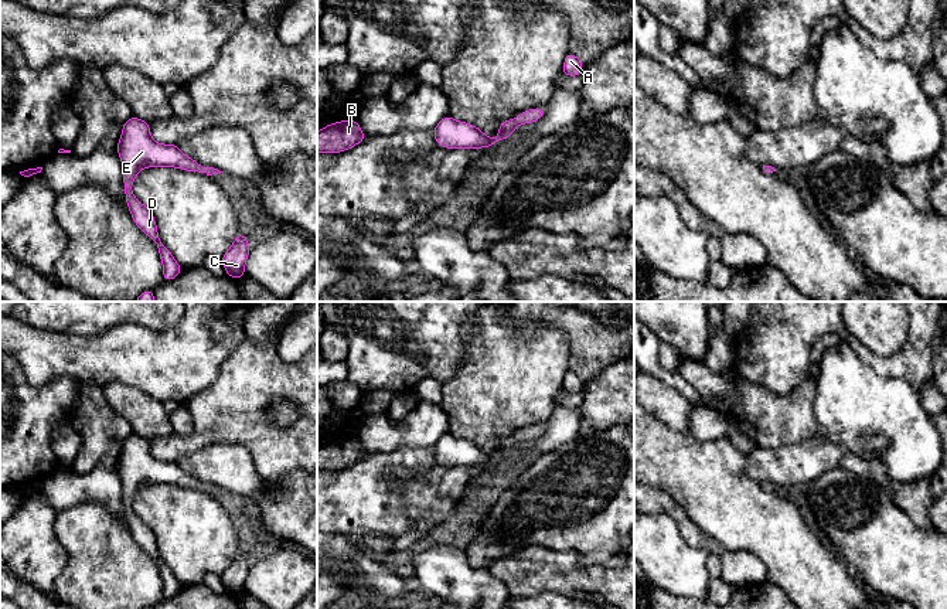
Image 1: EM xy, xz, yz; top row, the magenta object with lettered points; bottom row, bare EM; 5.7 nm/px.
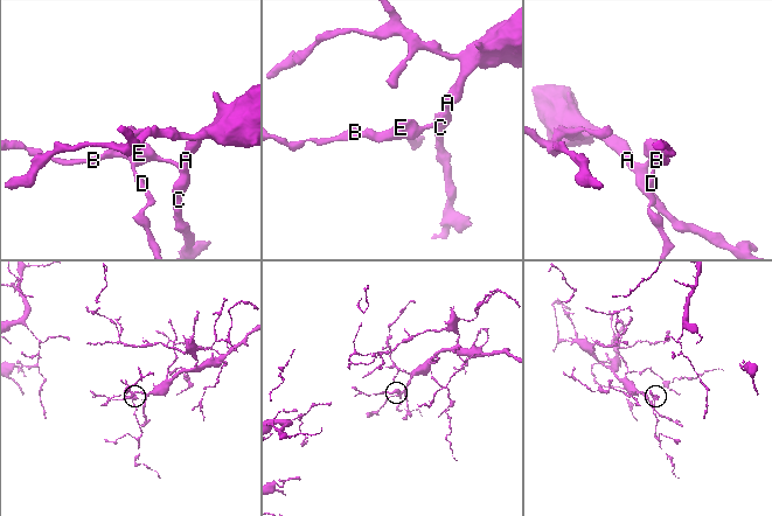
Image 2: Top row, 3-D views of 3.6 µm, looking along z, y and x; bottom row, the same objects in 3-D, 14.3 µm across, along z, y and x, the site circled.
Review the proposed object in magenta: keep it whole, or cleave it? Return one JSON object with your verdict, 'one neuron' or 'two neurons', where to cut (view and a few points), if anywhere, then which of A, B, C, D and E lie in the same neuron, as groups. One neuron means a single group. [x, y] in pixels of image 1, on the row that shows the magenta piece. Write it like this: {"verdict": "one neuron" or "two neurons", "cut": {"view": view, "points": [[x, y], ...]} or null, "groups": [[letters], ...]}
{"verdict": "one neuron", "cut": null, "groups": [["A", "B", "C", "D", "E"]]}

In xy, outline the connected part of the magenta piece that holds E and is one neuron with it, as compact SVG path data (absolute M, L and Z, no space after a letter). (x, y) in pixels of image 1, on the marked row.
M136 116L123 123L122 136L117 142L117 154L122 160L125 197L132 218L156 242L163 263L164 282L173 280L180 275L183 268L161 242L151 211L134 197L132 184L139 171L147 167L167 166L207 176L222 171L214 167L202 167L194 159L187 157L177 144L154 142L150 136L150 123Z

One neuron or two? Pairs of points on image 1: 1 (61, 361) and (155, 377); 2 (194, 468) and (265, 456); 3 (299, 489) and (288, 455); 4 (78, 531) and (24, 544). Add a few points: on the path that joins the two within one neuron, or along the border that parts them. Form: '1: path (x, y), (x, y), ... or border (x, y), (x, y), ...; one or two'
1: path (84, 364), (132, 364); one
2: border (221, 442), (242, 445), (262, 480); two
3: border (302, 469), (293, 469), (269, 482); two
4: border (55, 511), (54, 536), (67, 558), (62, 570); two

